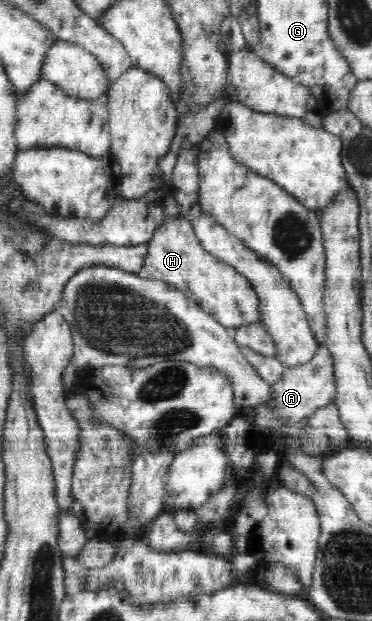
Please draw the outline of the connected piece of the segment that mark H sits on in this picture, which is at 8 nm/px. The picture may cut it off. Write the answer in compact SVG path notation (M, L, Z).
M183 216L165 219L155 231L153 238L147 243L148 250L144 262L144 276L154 280L167 282L179 289L187 298L193 299L201 310L209 312L215 319L227 327L241 327L259 321L259 297L245 276L240 275L231 265L216 258L215 255L203 250L195 236L193 224Z

